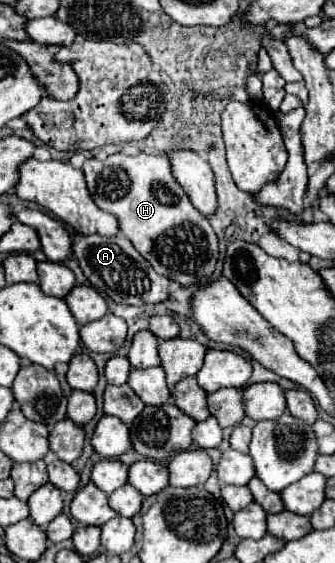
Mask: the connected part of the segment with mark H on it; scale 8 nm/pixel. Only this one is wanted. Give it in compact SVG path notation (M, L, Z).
M141 152L137 156L111 154L107 160L91 158L83 164L83 174L95 204L119 218L121 232L133 242L139 254L151 262L157 274L181 286L211 280L219 258L217 234L173 178L167 156Z

